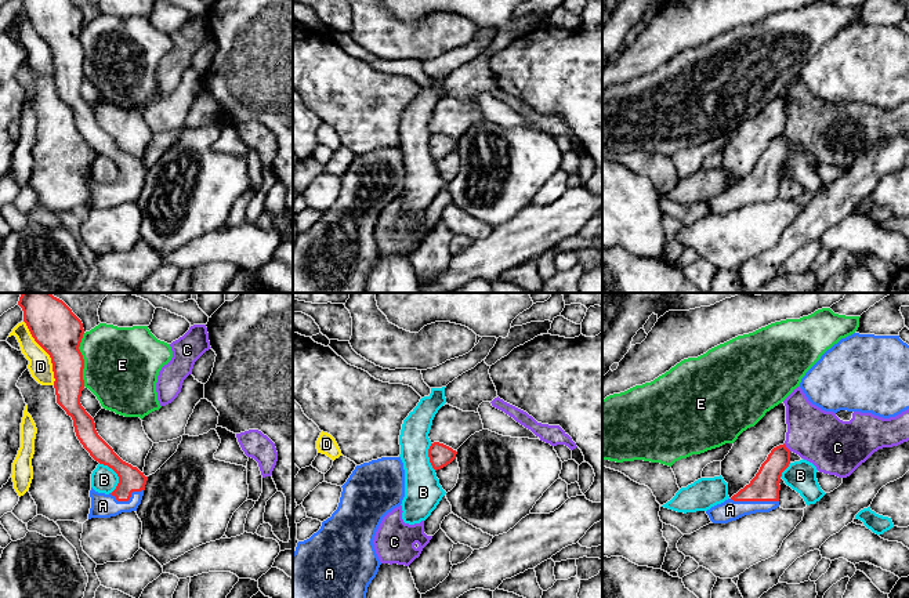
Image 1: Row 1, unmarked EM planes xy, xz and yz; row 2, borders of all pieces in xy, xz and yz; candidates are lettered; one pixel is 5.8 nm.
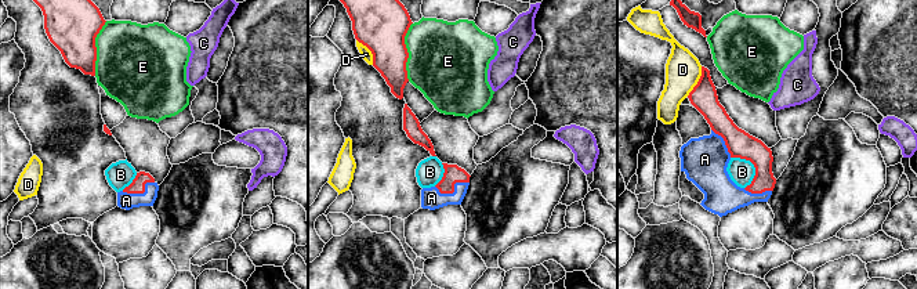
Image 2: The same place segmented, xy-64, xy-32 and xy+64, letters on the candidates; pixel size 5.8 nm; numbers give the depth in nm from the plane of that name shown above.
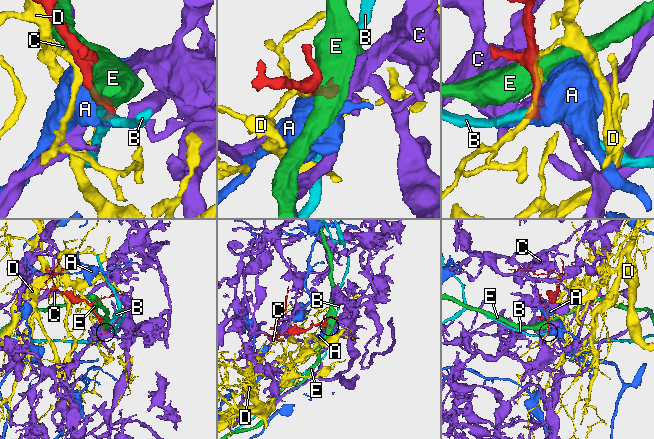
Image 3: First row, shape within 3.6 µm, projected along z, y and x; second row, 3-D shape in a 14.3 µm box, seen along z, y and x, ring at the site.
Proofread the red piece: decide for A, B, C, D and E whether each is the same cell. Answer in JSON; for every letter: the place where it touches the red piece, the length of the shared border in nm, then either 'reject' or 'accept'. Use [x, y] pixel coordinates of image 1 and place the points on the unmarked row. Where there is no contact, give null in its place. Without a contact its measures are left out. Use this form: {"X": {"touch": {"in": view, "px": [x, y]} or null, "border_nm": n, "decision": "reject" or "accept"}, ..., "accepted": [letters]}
{"A": {"touch": {"in": "yz", "px": [754, 191]}, "border_nm": 280, "decision": "accept"}, "B": {"touch": {"in": "xy", "px": [118, 166]}, "border_nm": 200, "decision": "reject"}, "C": {"touch": {"in": "yz", "px": [786, 138]}, "border_nm": 60, "decision": "reject"}, "D": {"touch": {"in": "xy", "px": [46, 42]}, "border_nm": 420, "decision": "reject"}, "E": {"touch": {"in": "xy", "px": [83, 50]}, "border_nm": 320, "decision": "reject"}, "accepted": ["A"]}

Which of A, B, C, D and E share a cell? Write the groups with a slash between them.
A / B / C / D / E

